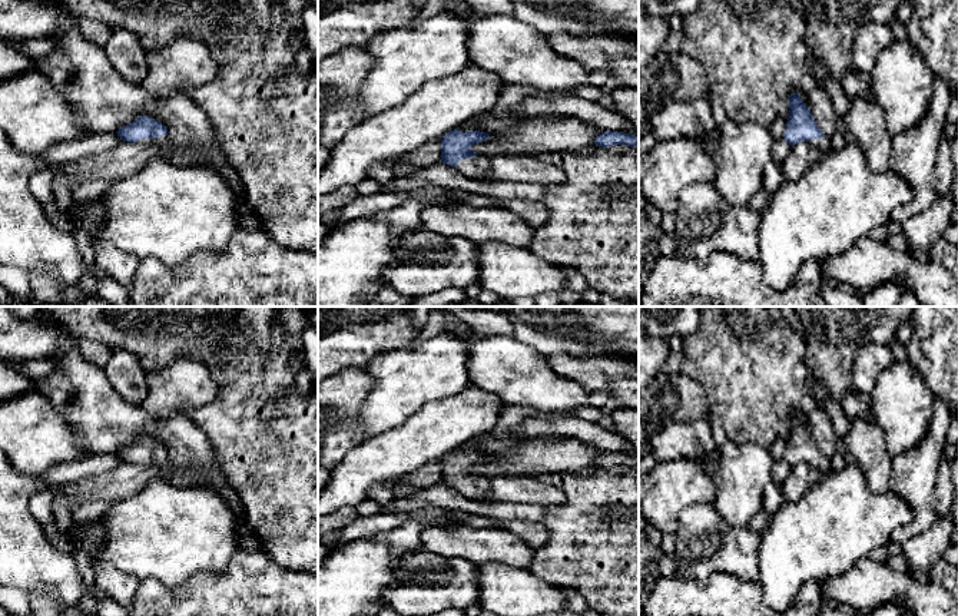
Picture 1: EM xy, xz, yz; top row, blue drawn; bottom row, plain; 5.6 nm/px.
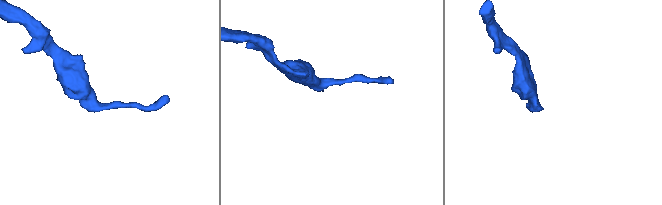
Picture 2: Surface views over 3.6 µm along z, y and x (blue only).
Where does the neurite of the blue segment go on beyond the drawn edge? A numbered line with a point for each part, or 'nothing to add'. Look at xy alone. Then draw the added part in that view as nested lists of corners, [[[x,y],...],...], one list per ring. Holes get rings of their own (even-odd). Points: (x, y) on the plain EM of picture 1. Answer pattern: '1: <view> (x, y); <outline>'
1: xy (162, 463); [[[168,456],[159,457],[156,460],[140,460],[136,464],[143,467],[158,468],[160,471],[168,471],[170,468],[170,460]]]

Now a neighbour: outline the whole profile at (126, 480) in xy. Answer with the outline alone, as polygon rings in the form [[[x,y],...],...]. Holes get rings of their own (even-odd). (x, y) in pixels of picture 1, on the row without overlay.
[[[120,463],[112,471],[80,478],[63,484],[60,489],[67,506],[76,516],[79,510],[90,503],[115,503],[126,500],[137,493],[153,478],[162,478],[173,486],[193,487],[206,483],[212,473],[203,468],[180,468],[170,464],[168,471]]]

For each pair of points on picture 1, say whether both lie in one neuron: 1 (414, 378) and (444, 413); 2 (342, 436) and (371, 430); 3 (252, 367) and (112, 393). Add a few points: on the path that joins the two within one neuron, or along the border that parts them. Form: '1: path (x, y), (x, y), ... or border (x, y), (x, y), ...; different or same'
1: border (466, 388), (426, 403), (405, 420); different
2: border (365, 398), (361, 407), (364, 439); different
3: border (125, 348), (136, 357), (145, 376); different

